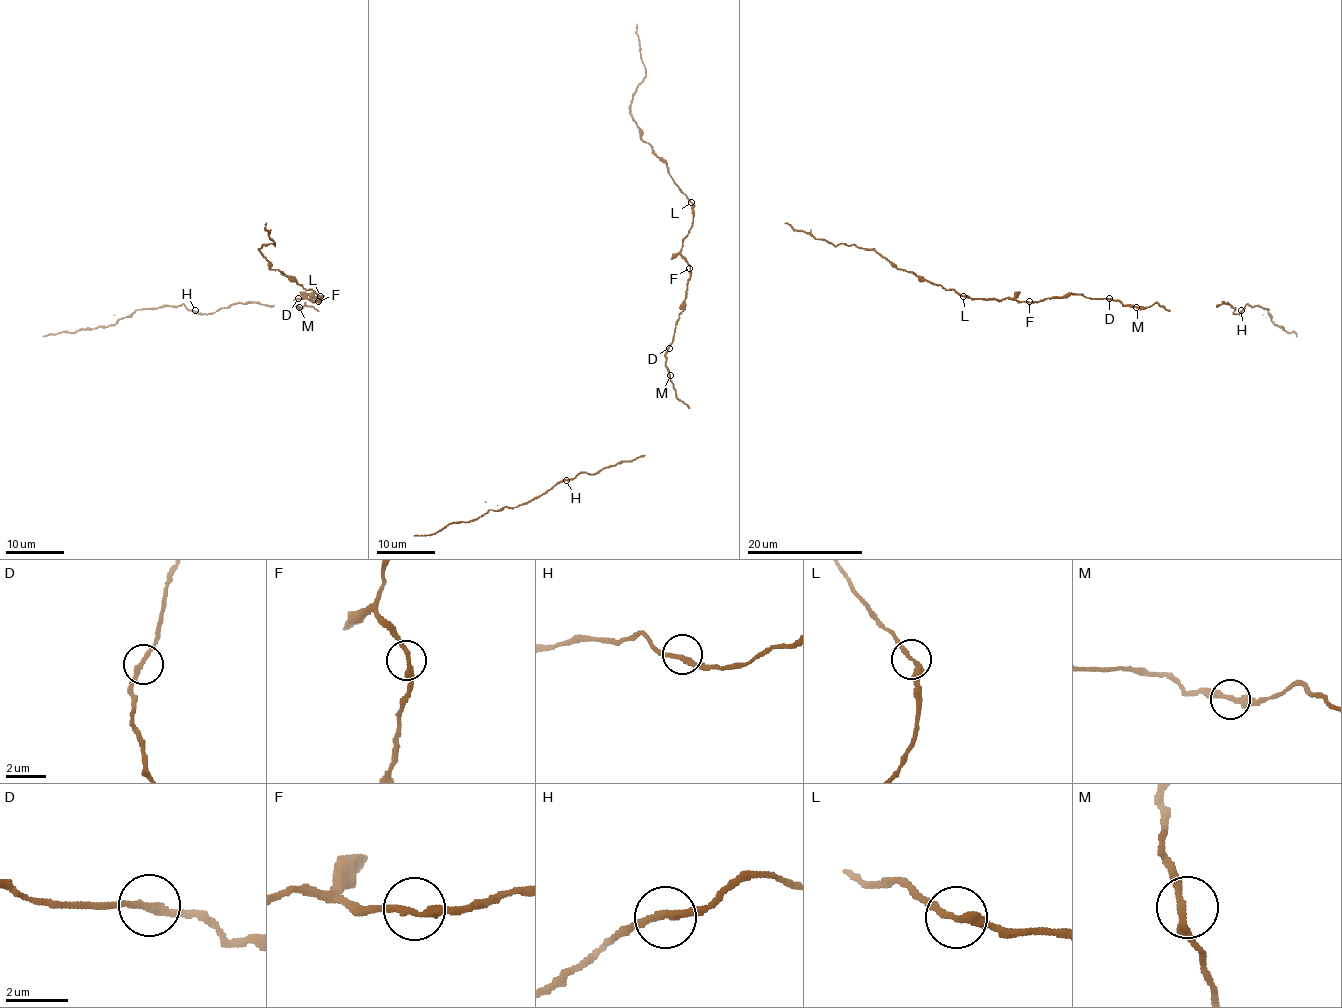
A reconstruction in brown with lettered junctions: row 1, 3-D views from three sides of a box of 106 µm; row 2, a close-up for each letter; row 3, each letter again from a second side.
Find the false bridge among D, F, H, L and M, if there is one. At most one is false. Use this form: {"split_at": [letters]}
{"split_at": []}

